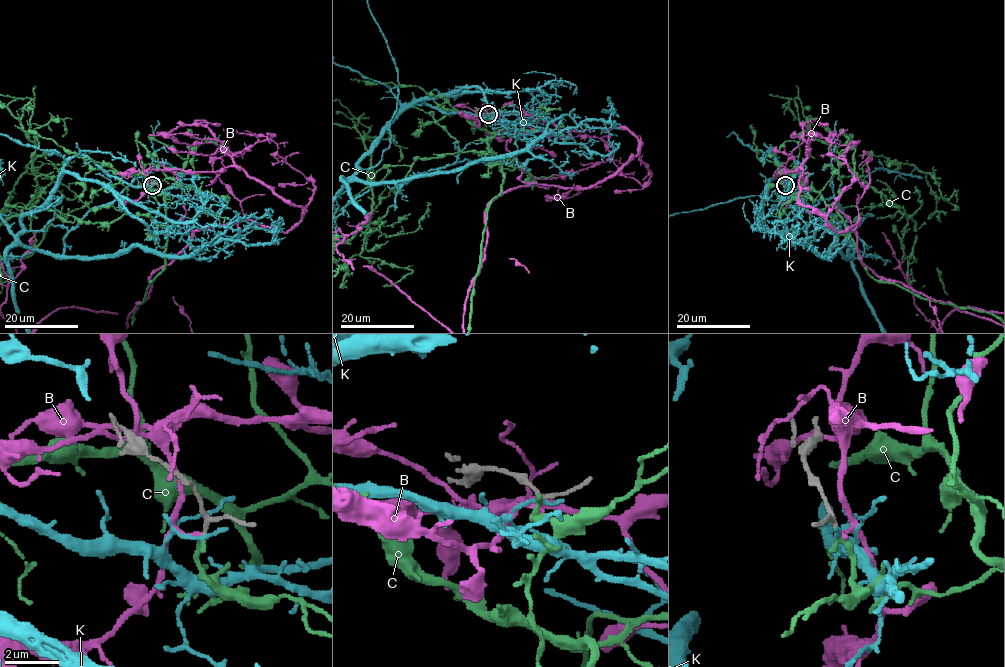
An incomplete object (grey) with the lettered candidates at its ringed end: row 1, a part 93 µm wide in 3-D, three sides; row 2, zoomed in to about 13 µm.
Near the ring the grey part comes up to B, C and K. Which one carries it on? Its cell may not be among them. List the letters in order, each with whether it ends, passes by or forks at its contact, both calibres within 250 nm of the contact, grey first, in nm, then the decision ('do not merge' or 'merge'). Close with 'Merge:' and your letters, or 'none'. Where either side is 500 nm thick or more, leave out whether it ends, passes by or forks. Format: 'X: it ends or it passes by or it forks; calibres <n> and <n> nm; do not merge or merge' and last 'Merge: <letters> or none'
B: it ends; calibres 130 and 130 nm; do not merge
C: it ends; calibres 130 and 220 nm; merge
K: it ends; calibres 130 and 140 nm; do not merge
Merge: C

